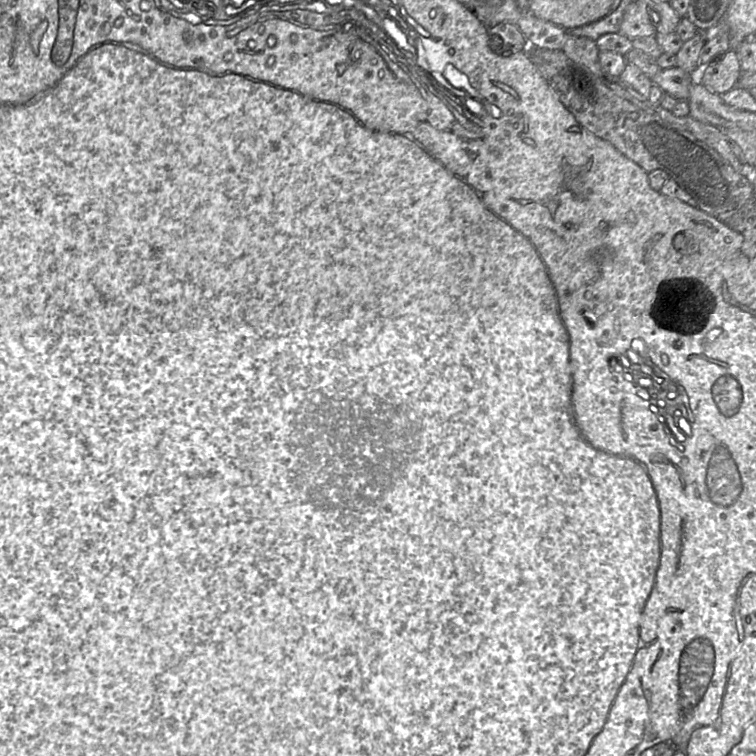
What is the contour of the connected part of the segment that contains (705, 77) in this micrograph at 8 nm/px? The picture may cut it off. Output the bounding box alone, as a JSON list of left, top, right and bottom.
[699,49,740,95]

